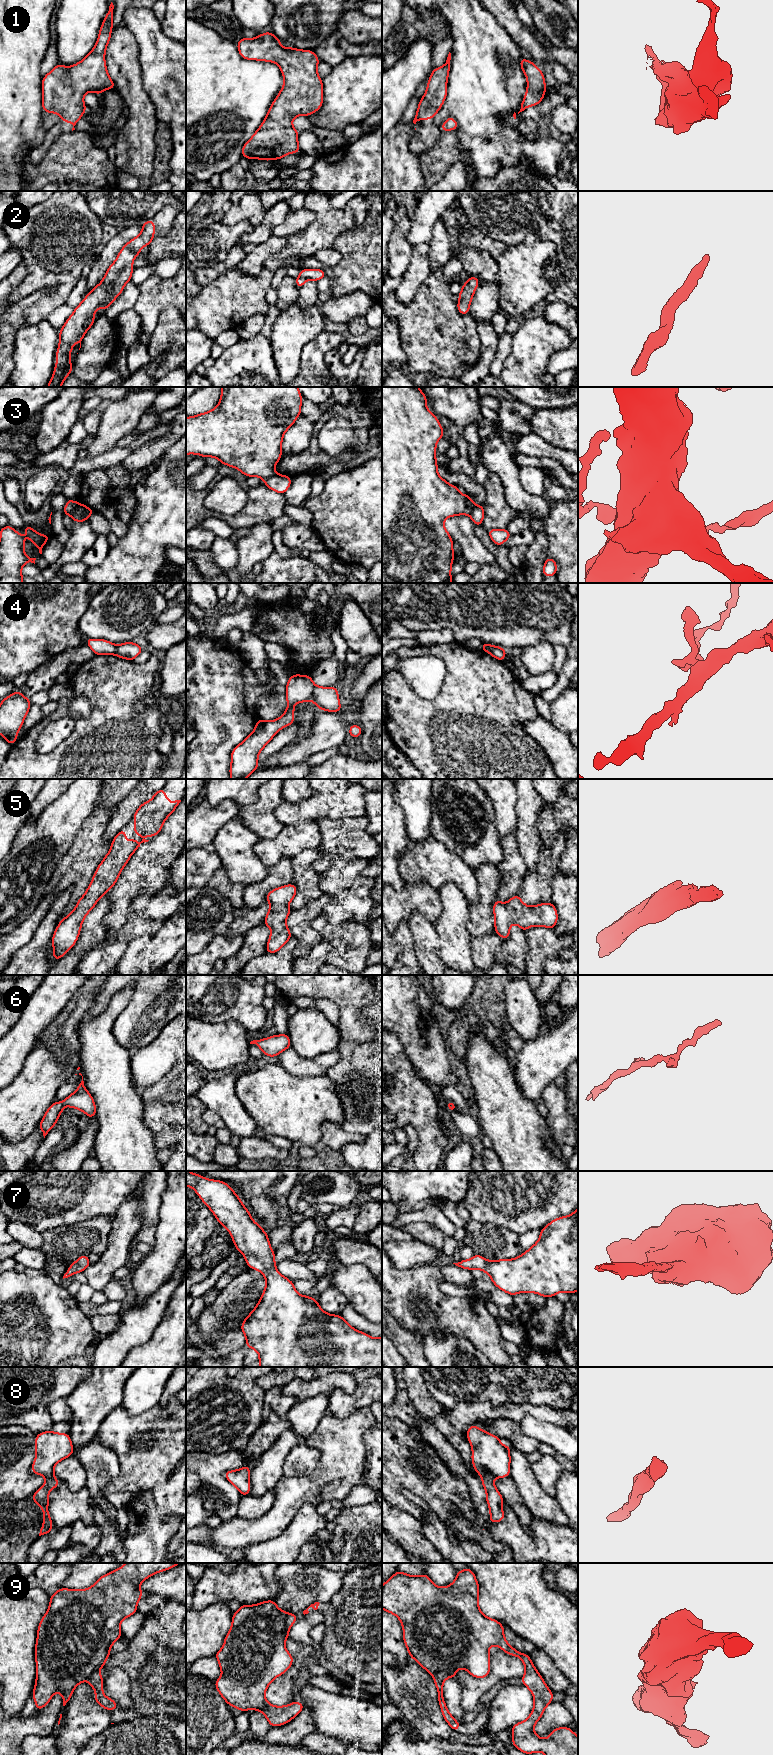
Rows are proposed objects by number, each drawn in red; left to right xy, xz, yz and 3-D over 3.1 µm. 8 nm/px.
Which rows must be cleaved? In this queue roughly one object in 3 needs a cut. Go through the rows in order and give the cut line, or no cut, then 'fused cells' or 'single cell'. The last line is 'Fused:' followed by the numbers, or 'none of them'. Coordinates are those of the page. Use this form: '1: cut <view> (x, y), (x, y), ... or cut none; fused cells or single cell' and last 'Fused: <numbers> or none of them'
1: cut none; single cell
2: cut none; single cell
3: cut xy (78, 502), (70, 515); fused cells
4: cut xz (315, 686), (310, 698); fused cells
5: cut none; single cell
6: cut none; single cell
7: cut none; single cell
8: cut none; single cell
9: cut yz (433, 1676), (439, 1672), (444, 1672), (448, 1676); fused cells
Fused: 3, 4, 9

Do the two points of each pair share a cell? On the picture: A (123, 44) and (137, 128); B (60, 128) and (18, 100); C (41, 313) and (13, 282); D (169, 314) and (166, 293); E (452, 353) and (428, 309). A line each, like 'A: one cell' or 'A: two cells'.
A: one cell
B: two cells
C: two cells
D: two cells
E: one cell

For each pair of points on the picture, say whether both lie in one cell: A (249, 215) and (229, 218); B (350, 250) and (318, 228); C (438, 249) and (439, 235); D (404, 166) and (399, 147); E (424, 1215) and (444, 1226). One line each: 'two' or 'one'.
A: one
B: two
C: one
D: one
E: one

